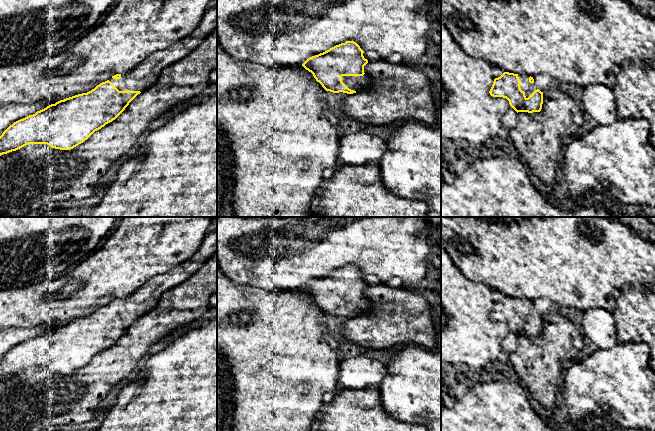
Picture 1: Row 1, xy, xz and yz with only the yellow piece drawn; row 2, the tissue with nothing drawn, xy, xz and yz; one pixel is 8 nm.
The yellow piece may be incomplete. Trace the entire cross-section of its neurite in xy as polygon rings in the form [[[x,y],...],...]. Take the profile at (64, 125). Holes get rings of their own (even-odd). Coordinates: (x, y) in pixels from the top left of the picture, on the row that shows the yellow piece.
[[[217,6],[207,9],[203,18],[191,35],[178,40],[165,50],[160,50],[149,55],[136,68],[125,74],[116,74],[109,80],[100,83],[94,89],[87,93],[78,94],[64,100],[60,100],[55,104],[51,104],[46,108],[37,111],[33,115],[29,115],[10,125],[0,136],[0,156],[12,151],[16,151],[28,144],[47,144],[52,148],[60,150],[70,150],[87,140],[95,131],[101,129],[106,124],[115,120],[129,105],[129,103],[142,91],[145,91],[156,83],[161,71],[175,63],[190,52],[196,49],[202,41],[217,27]]]

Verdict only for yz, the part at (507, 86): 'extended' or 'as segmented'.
extended

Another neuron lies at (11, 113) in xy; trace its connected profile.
[[[58,100],[40,101],[31,104],[9,104],[0,107],[0,136],[14,122],[35,114]]]

